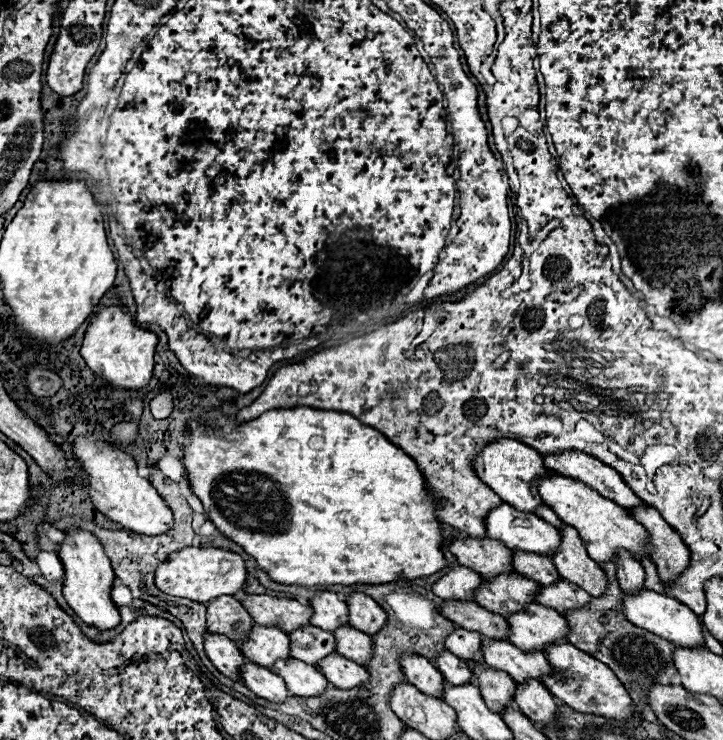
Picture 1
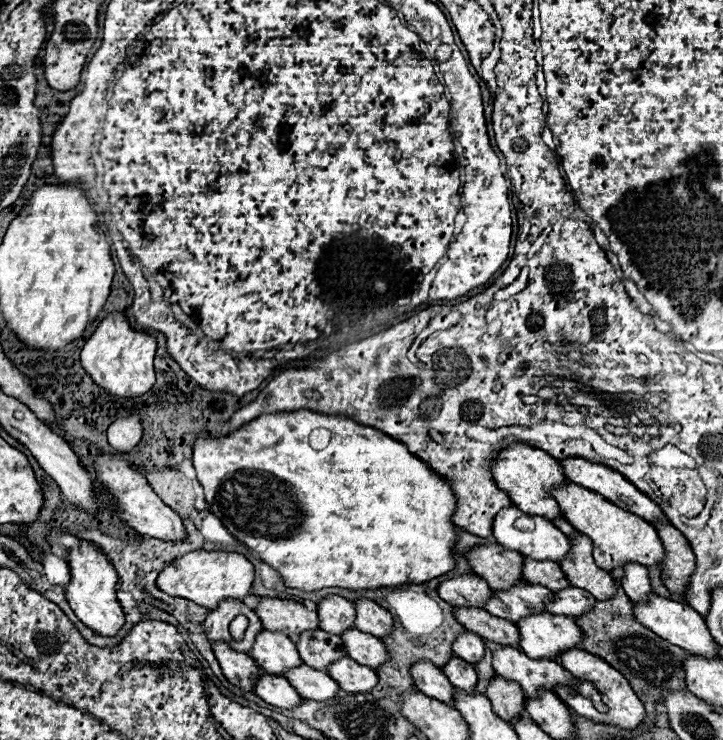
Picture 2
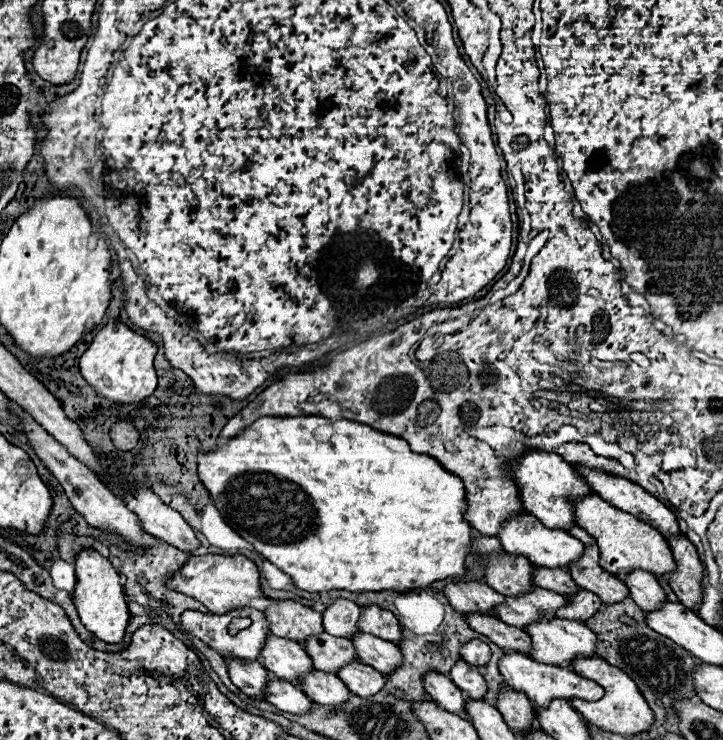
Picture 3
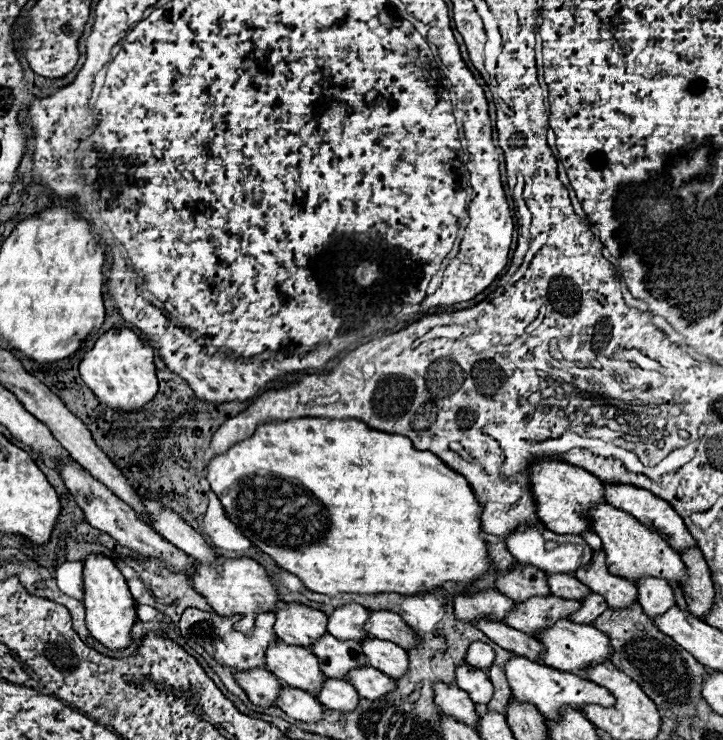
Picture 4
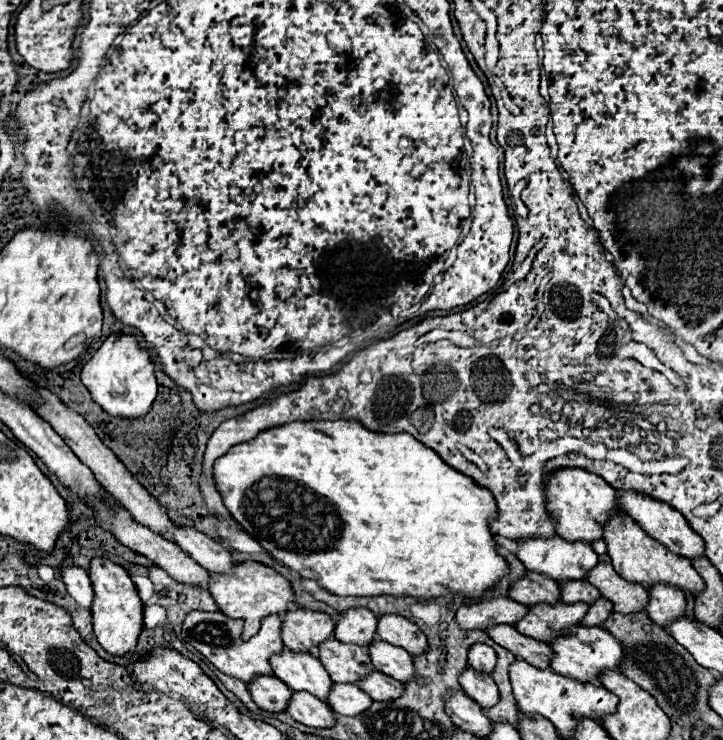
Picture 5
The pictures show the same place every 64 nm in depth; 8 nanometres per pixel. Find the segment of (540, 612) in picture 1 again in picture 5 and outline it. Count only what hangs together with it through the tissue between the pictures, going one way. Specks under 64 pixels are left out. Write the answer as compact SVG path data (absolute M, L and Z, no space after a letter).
M568 626L566 632L554 640L550 640L548 646L554 652L554 656L550 660L550 666L554 672L558 672L562 676L570 676L578 682L592 682L592 684L598 684L596 678L602 670L618 668L622 664L622 656L624 656L624 650L616 642L616 638L610 636L610 632L606 632L602 628L586 628L586 626L570 628Z

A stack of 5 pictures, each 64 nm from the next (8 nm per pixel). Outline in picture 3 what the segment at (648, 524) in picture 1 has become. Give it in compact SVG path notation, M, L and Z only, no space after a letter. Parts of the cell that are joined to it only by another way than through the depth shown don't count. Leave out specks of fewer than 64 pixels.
M670 536L668 538L674 562L676 562L676 570L672 574L666 576L668 586L672 588L672 592L680 598L680 602L694 610L698 608L698 604L702 602L702 564L698 560L698 552L694 548L694 544L686 538L686 536Z

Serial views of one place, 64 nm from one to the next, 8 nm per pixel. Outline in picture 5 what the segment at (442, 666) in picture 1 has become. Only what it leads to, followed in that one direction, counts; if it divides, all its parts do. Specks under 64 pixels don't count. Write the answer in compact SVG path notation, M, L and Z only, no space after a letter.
M474 668L462 670L460 686L482 708L490 708L498 702L498 688L496 688L492 676L486 672L474 672Z

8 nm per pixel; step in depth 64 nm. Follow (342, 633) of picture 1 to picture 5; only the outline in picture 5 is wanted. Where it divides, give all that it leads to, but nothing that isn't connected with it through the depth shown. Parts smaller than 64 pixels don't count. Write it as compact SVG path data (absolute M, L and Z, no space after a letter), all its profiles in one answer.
M376 640L374 644L370 644L368 648L370 660L374 664L374 670L392 676L398 682L408 682L414 676L414 664L412 664L412 656L398 646L392 646L388 642Z

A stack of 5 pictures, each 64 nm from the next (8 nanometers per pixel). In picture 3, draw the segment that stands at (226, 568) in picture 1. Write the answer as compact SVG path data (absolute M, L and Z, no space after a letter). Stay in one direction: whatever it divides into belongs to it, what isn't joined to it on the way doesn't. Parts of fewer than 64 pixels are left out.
M196 554L190 556L178 572L170 576L166 582L170 590L192 596L202 602L212 614L228 612L230 608L244 608L252 598L264 598L260 590L260 574L252 560L242 554L224 556L224 554Z

